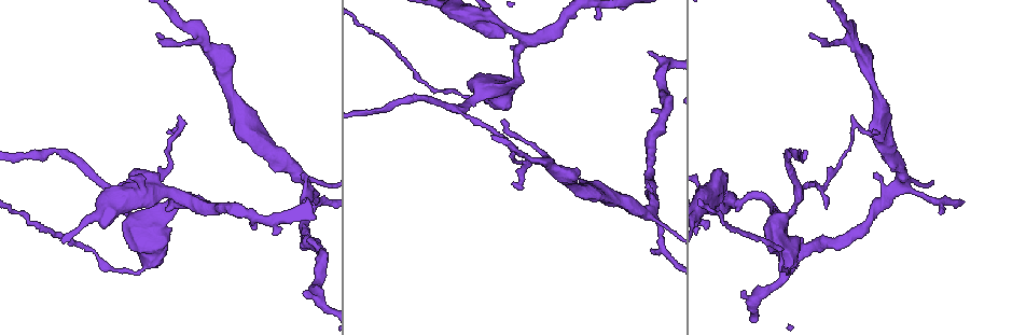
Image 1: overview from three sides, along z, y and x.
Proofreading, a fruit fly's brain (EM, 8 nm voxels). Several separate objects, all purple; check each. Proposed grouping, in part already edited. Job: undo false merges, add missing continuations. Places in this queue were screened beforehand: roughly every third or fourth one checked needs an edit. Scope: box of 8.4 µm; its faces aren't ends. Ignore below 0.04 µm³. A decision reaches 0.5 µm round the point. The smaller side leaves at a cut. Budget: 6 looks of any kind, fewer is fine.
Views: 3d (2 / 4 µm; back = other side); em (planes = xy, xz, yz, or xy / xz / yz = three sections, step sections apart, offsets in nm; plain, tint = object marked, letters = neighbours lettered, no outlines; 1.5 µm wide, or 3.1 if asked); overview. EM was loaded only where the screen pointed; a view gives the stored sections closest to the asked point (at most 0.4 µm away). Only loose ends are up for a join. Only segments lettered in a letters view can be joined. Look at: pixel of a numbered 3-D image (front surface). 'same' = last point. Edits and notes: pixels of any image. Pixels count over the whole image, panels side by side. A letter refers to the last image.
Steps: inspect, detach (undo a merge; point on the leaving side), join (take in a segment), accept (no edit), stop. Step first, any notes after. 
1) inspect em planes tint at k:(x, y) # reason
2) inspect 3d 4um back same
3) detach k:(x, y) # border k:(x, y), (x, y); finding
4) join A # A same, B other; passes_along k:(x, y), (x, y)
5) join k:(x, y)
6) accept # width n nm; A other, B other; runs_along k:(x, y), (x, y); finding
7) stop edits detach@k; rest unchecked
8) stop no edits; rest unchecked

inspect 3d 4um at 1:(791, 267) # sudden change in width

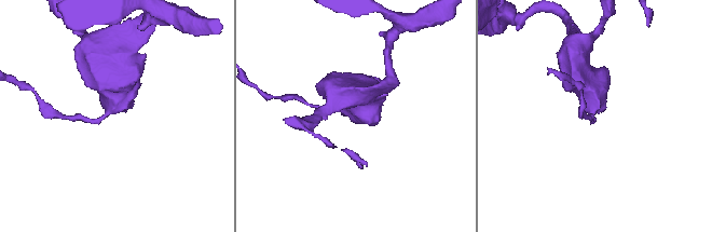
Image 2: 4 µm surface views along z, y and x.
inspect em yz step 8 tint at 2:(346, 111)

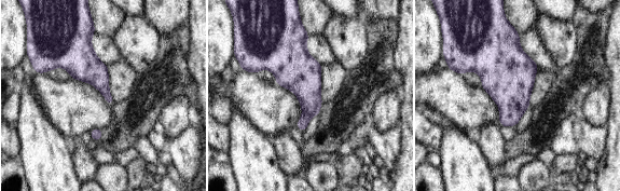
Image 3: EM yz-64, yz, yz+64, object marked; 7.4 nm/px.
inspect em planes letters same # cut it another way

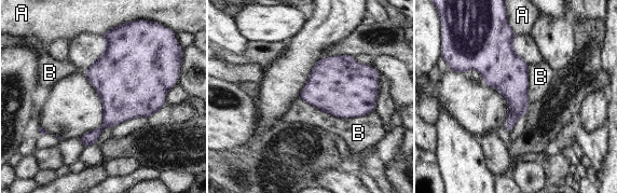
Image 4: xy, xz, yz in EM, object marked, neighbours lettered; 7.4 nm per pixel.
accept # A other, B other; border 4:(298, 97), (341, 118), (373, 112); one neuron here

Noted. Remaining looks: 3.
inspect 3d 4um at 1:(303, 291) # free end

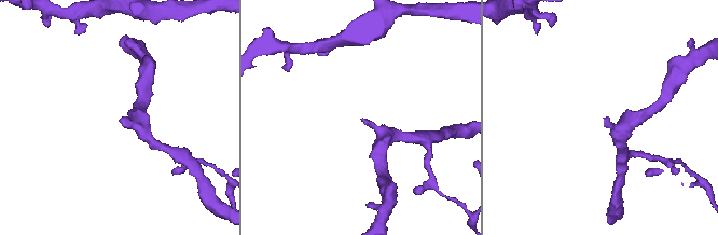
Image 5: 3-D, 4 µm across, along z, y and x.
inspect em planes letters at 5:(120, 120)

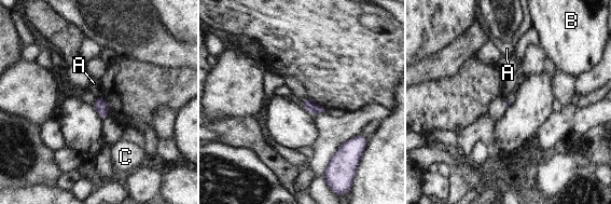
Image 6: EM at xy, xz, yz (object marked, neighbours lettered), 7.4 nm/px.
accept # longest_contact A 50 nm; A other, B other, C other; no lettered segment goes on from it

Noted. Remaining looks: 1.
stop no edits; rest unchecked

